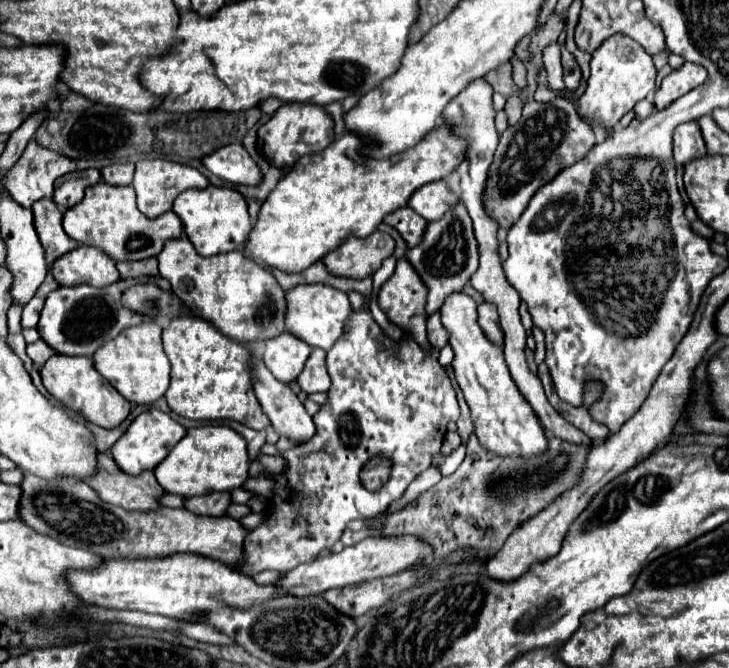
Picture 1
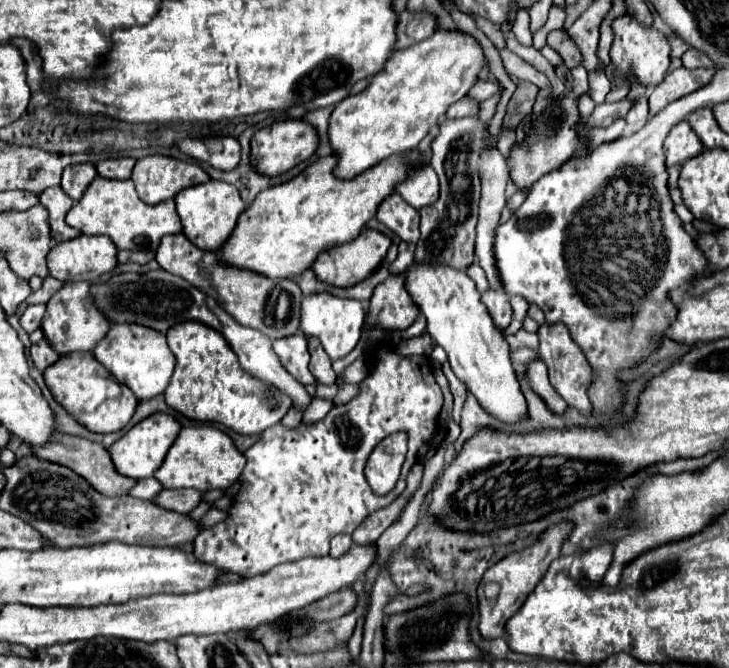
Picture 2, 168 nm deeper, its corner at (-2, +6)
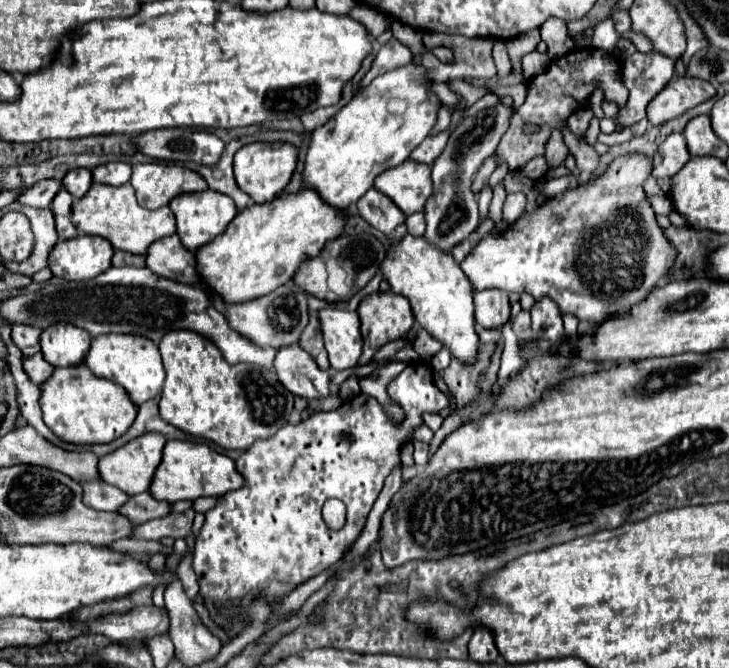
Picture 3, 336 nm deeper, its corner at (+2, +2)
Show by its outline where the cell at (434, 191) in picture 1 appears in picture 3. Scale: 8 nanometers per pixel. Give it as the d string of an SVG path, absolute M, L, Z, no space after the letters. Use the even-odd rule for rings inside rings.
M406 159L406 163L378 175L374 187L390 197L404 211L404 215L418 213L432 195L430 165Z

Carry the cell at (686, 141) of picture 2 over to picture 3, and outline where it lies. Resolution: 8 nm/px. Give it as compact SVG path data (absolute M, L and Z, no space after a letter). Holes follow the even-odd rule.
M670 133L666 141L656 149L654 153L654 171L652 175L656 179L662 177L674 177L684 163L690 159L686 139L682 133Z

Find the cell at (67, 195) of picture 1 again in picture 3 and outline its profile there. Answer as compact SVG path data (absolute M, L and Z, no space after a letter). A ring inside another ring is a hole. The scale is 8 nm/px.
M78 167L66 173L66 177L62 179L62 187L76 199L80 199L82 195L86 195L86 191L92 185L92 173L86 167Z

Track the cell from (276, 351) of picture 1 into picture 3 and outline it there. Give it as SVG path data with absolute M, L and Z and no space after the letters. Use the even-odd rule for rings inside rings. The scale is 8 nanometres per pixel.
M298 343L278 349L274 369L278 381L294 395L304 399L318 399L330 393L330 373L318 369L314 359Z

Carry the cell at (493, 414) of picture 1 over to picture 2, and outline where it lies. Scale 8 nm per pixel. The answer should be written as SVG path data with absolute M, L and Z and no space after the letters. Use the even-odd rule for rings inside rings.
M414 261L404 275L404 285L426 317L428 335L448 353L452 371L474 393L480 405L506 423L524 419L528 405L512 369L510 345L494 327L492 317L480 301L480 293L466 271L450 269L450 265Z

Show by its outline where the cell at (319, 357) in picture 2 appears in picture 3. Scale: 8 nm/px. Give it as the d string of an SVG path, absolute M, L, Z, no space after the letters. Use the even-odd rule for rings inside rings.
M314 315L310 317L308 327L302 331L300 345L302 345L304 351L308 351L312 355L312 359L316 361L316 365L322 371L328 371L330 369L328 355L326 355L326 349L324 349L324 341L322 341L322 335L318 333L318 319L314 319Z

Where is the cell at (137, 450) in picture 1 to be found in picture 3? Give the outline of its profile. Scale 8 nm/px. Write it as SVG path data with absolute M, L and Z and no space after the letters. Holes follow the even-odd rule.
M144 433L136 439L132 439L130 443L122 445L120 449L100 457L100 463L98 463L98 473L102 477L102 481L126 491L128 495L134 495L134 493L142 493L142 491L148 491L150 487L150 481L154 477L154 471L156 467L160 465L162 461L162 449L164 449L164 443L166 443L166 437L162 433Z

